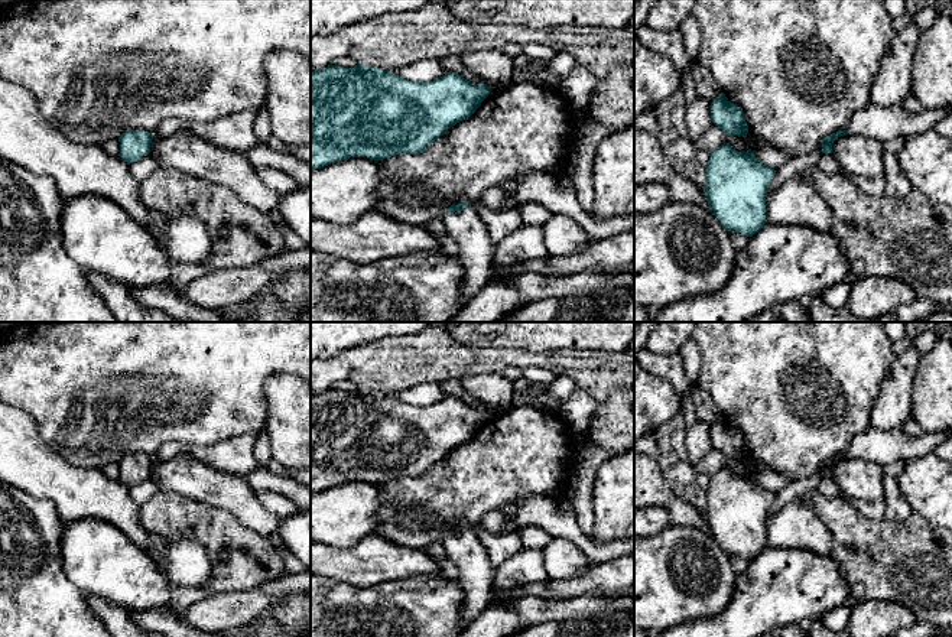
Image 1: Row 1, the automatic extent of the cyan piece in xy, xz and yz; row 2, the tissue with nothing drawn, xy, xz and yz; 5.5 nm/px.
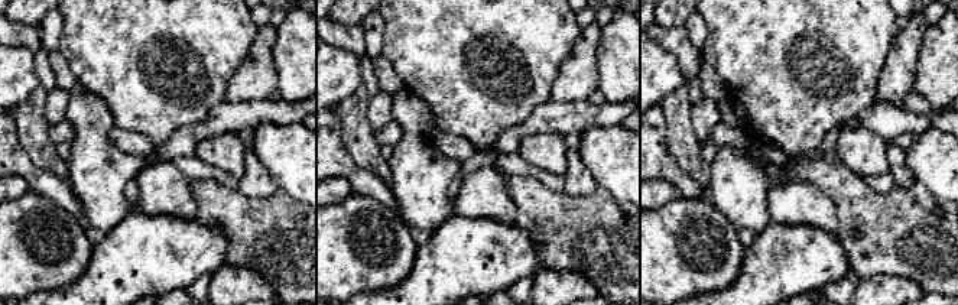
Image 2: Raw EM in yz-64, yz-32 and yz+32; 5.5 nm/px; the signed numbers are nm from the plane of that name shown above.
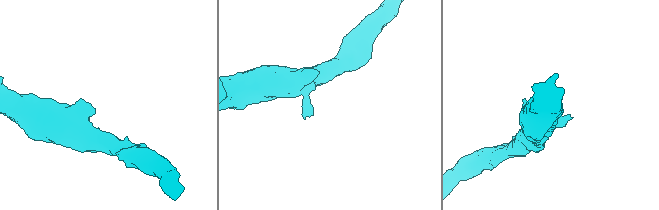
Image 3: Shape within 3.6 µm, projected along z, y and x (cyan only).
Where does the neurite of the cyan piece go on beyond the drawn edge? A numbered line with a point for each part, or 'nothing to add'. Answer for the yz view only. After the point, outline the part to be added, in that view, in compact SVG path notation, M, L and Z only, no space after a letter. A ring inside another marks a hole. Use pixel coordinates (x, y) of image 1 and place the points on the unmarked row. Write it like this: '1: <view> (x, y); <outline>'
1: yz (881, 447); M868 428L852 438L842 455L847 455L849 459L860 458L886 467L896 461L904 462L907 459L933 454L933 451L948 438L951 438L948 430L910 436L901 429L877 430Z

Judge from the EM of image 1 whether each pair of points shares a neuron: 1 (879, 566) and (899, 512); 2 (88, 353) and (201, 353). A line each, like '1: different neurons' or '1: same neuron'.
1: different neurons
2: same neuron

